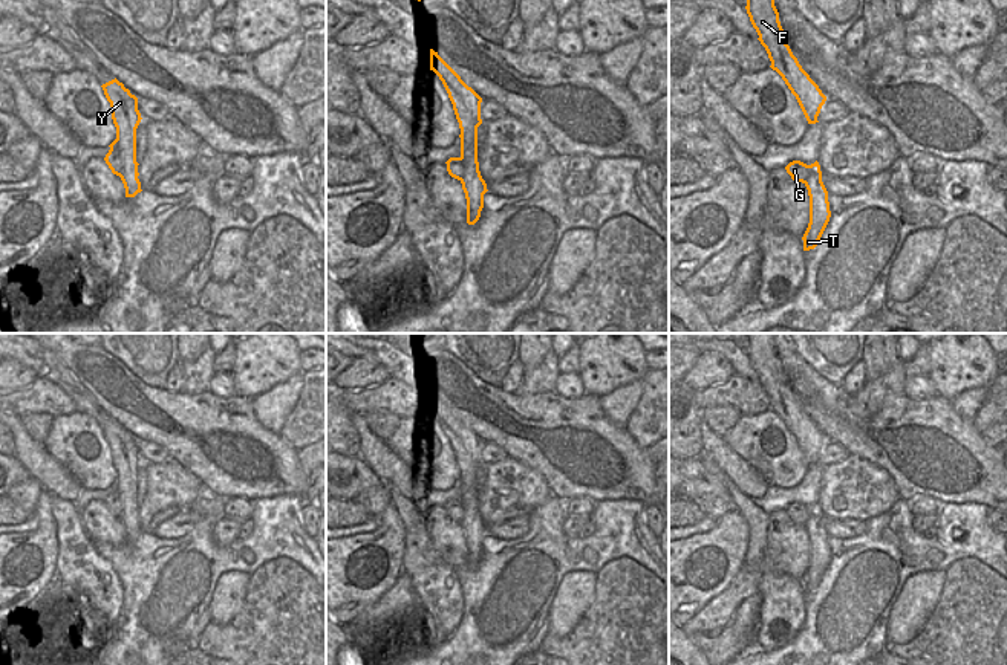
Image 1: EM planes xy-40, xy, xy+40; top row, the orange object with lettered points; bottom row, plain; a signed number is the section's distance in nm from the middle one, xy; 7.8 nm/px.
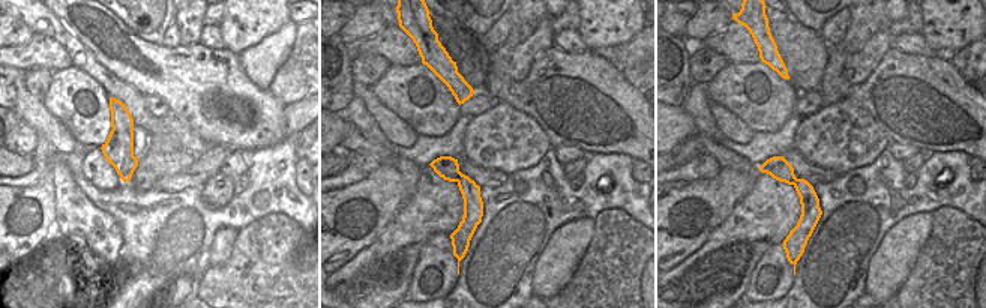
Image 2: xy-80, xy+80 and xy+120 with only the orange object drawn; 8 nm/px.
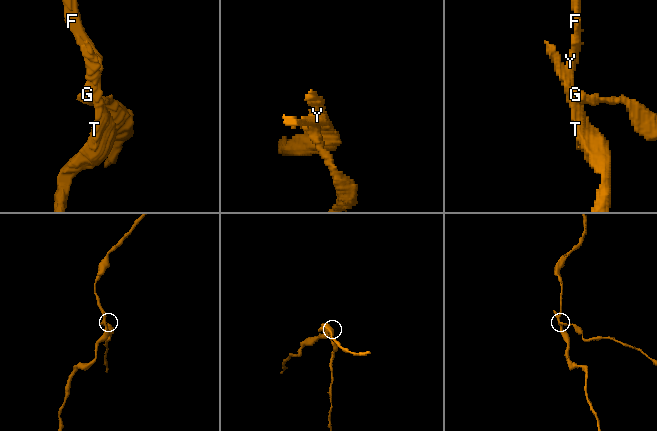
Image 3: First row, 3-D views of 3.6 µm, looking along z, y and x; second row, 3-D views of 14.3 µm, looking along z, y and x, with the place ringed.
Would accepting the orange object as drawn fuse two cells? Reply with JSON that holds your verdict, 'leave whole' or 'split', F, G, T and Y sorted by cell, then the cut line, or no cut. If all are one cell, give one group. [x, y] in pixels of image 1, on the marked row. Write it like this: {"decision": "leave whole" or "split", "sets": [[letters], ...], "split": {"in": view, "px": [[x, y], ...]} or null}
{"decision": "split", "sets": [["F", "T", "Y"], ["G"]], "split": {"in": "xy-40", "px": [[117, 138], [121, 159], [120, 176]]}}

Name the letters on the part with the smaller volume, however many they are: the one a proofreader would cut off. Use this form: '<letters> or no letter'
G

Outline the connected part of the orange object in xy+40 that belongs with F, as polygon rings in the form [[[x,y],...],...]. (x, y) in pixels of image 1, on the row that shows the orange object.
[[[747,0],[747,14],[776,70],[796,96],[808,124],[816,124],[826,96],[802,69],[785,41],[774,0]]]

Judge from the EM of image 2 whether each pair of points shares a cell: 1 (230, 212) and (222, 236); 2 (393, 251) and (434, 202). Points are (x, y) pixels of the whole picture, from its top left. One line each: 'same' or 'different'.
1: different
2: same

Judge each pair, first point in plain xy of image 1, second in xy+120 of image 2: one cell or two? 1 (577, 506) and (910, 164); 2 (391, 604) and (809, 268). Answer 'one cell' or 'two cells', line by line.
1: two cells
2: two cells

